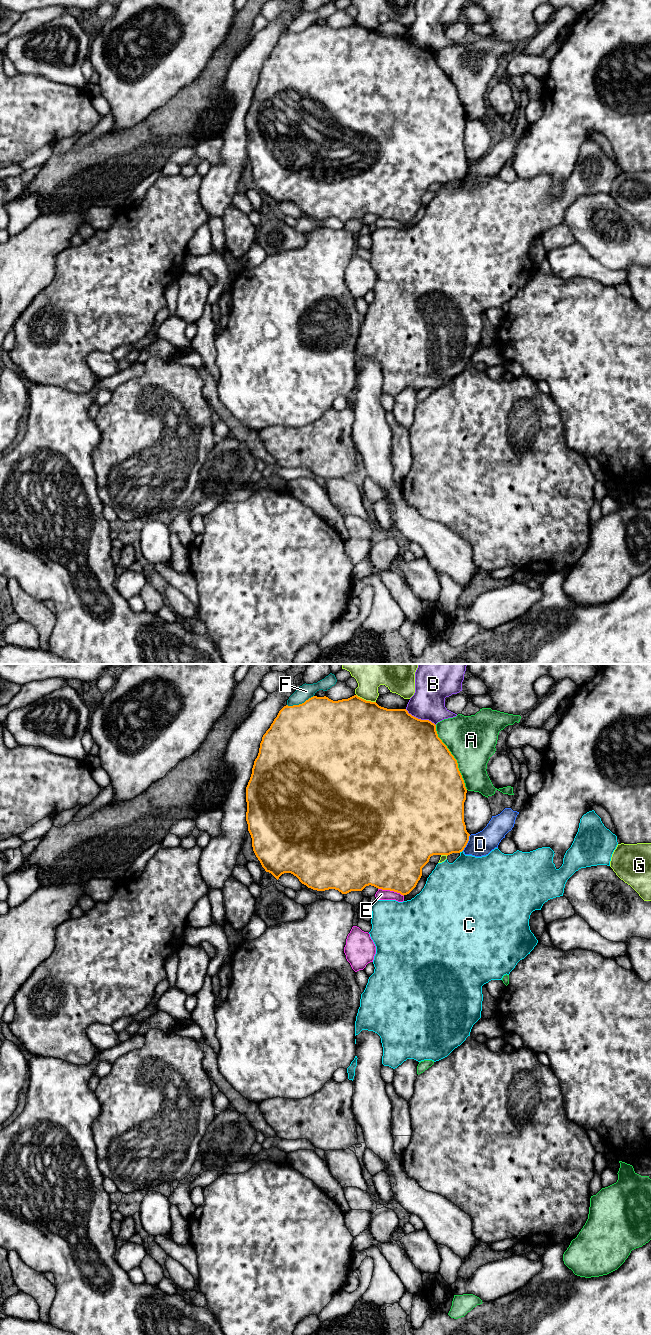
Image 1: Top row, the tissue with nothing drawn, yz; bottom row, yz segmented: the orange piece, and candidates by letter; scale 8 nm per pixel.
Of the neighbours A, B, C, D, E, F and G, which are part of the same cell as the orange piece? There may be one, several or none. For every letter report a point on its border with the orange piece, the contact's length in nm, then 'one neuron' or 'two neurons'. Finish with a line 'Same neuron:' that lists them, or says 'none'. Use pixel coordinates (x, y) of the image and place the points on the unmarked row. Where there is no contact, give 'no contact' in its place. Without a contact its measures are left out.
A: yz (453, 85) | 600 nm | two neurons
B: yz (420, 47) | 280 nm | two neurons
C: yz (460, 179) | 40 nm | two neurons
D: yz (467, 170) | 140 nm | two neurons
E: yz (391, 218) | 220 nm | two neurons
F: yz (300, 32) | 240 nm | two neurons
G: yz (365, 28) | 170 nm | two neurons
Same neuron: none

